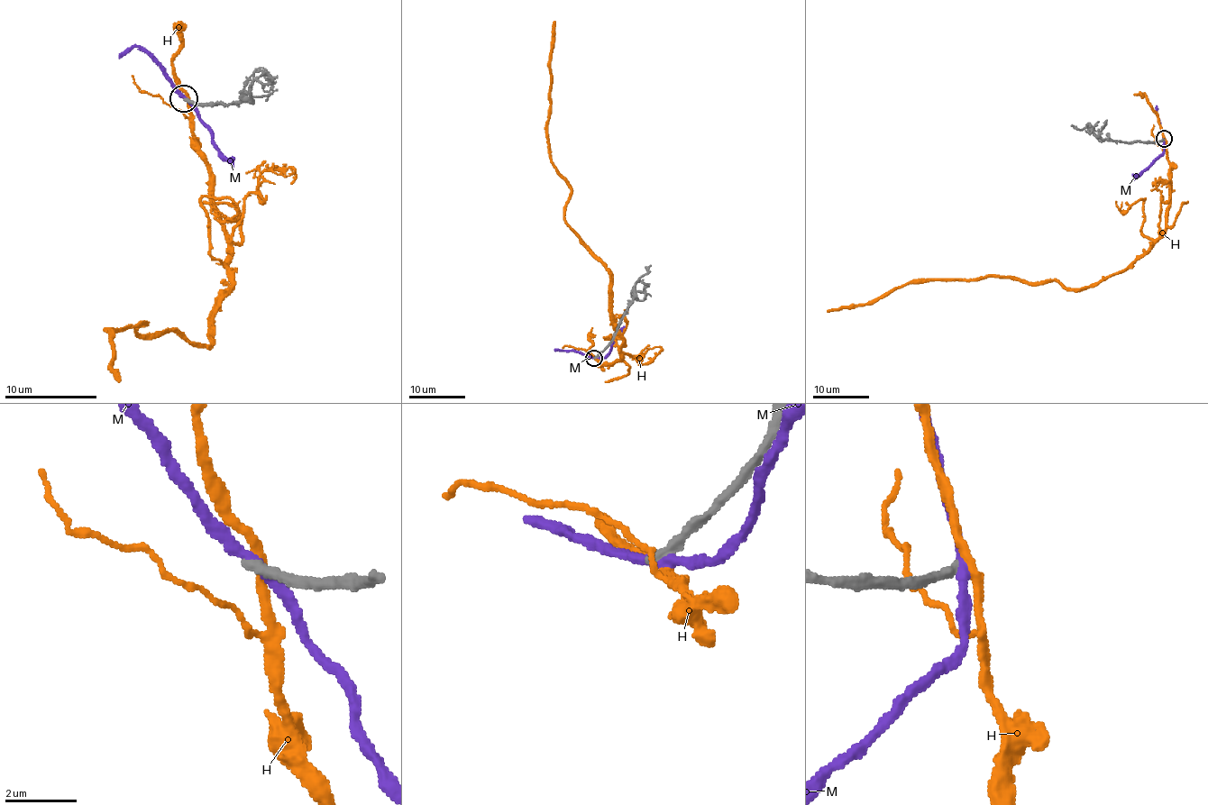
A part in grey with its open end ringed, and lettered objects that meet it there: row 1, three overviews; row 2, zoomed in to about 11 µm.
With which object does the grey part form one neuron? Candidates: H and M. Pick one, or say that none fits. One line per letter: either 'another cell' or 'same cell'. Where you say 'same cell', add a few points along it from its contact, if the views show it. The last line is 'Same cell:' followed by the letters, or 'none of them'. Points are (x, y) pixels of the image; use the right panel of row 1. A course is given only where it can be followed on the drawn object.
H: another cell
M: another cell
Same cell: none of them

